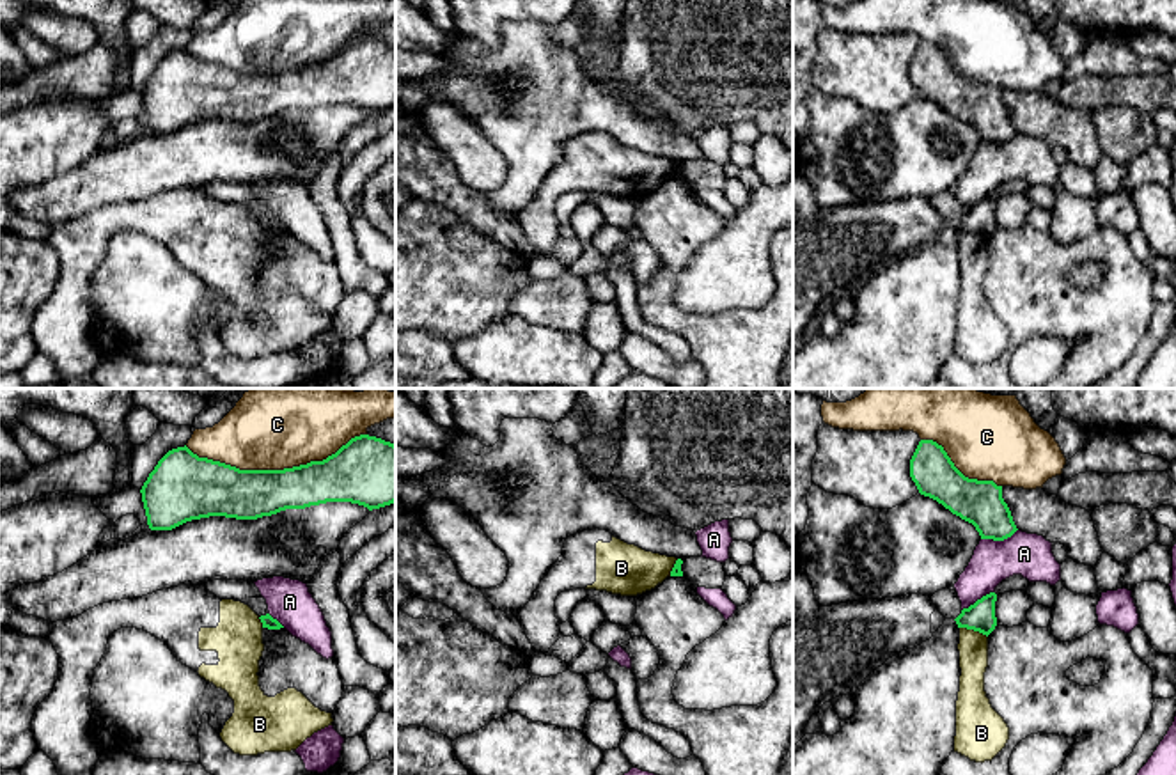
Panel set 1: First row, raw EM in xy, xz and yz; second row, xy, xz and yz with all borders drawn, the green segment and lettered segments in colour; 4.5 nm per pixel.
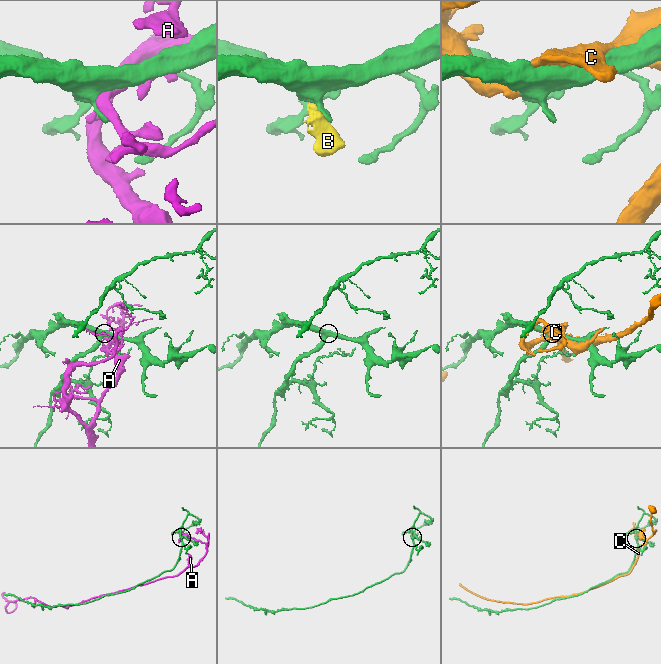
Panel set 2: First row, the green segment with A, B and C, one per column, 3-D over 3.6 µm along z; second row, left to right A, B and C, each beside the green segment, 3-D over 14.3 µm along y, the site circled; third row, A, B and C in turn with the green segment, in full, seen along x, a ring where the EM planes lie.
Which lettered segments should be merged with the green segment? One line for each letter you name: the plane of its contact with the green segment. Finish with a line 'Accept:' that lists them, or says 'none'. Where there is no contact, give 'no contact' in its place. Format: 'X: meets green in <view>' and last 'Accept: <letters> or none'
Accept: none

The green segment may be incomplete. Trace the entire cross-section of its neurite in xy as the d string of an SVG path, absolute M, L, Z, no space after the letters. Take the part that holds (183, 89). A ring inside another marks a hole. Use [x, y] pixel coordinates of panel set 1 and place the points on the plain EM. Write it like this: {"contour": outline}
{"contour": "M360 37L323 64L284 73L239 73L199 60L184 48L169 53L158 64L140 96L151 133L172 133L186 124L209 119L257 122L286 112L305 112L326 105L351 105L372 114L396 105L396 48Z"}

